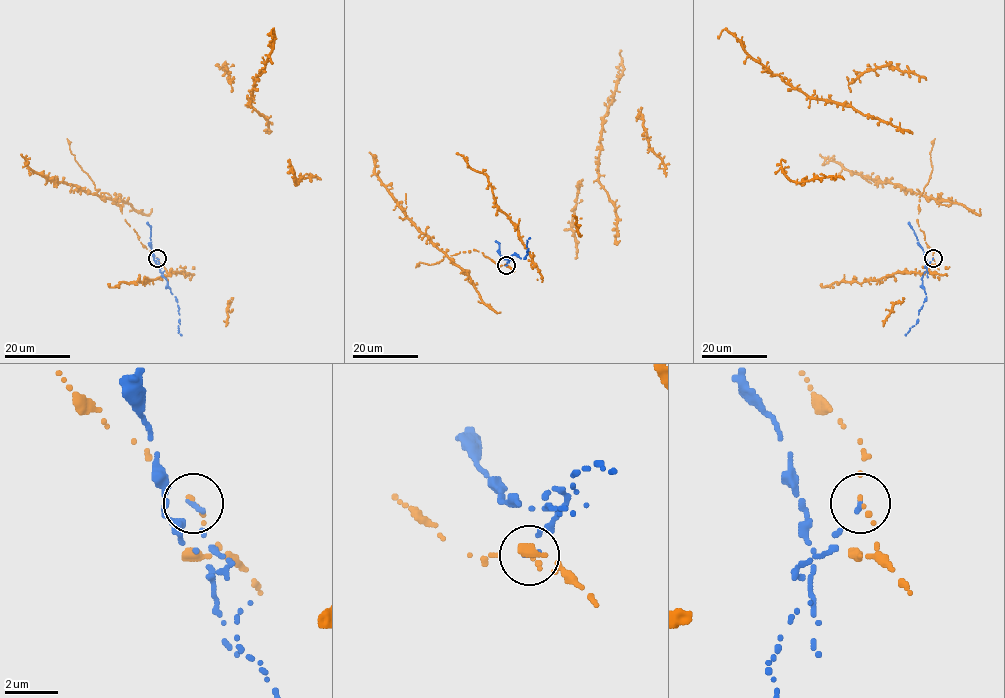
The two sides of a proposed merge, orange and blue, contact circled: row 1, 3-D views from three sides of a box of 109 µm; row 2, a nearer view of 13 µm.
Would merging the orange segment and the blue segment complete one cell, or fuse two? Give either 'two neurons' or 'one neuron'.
two neurons

